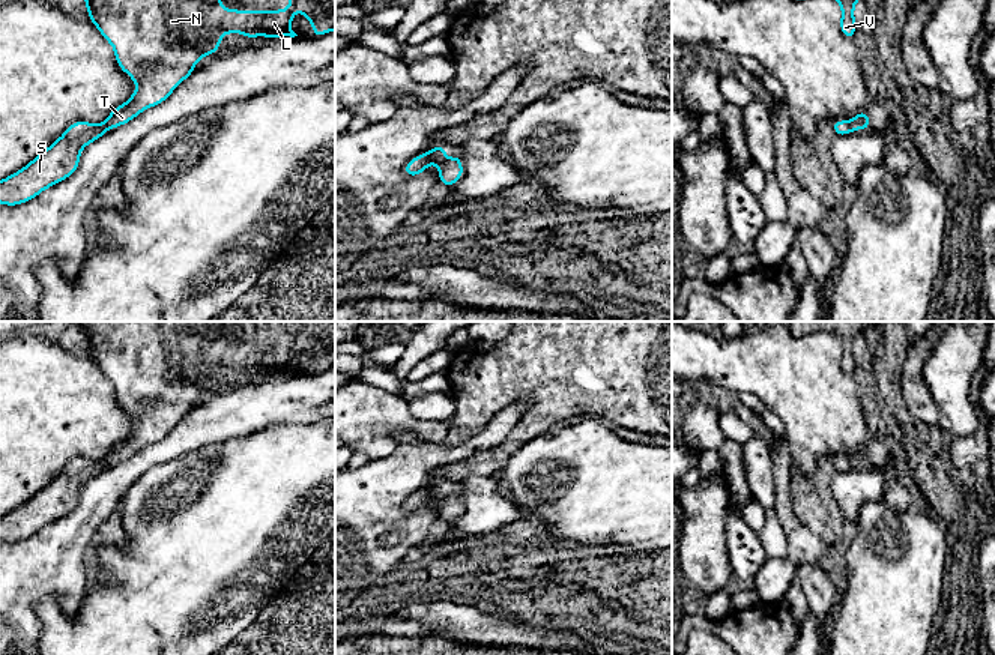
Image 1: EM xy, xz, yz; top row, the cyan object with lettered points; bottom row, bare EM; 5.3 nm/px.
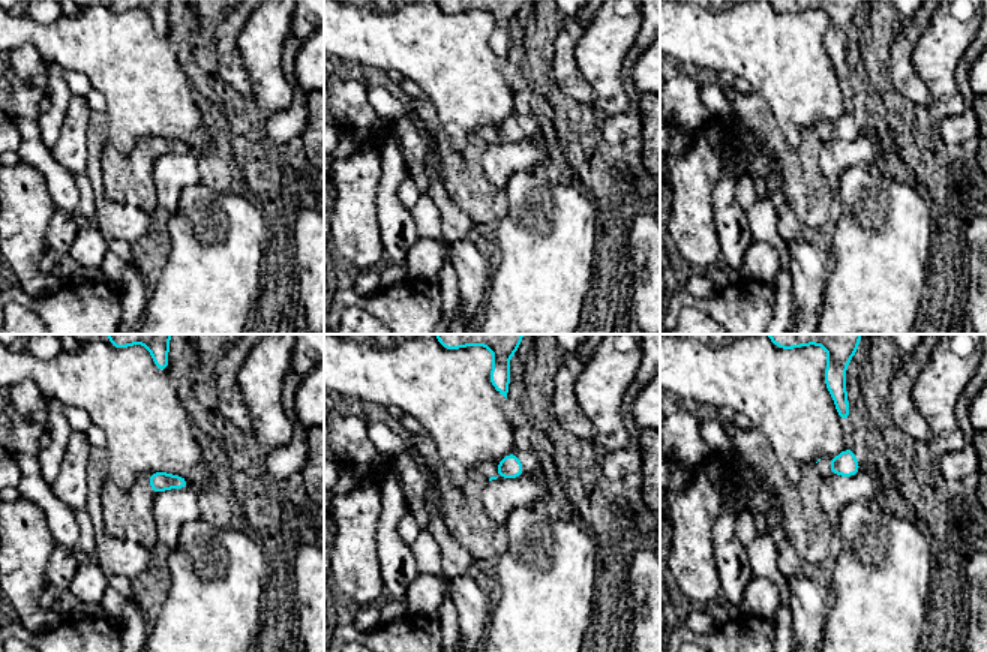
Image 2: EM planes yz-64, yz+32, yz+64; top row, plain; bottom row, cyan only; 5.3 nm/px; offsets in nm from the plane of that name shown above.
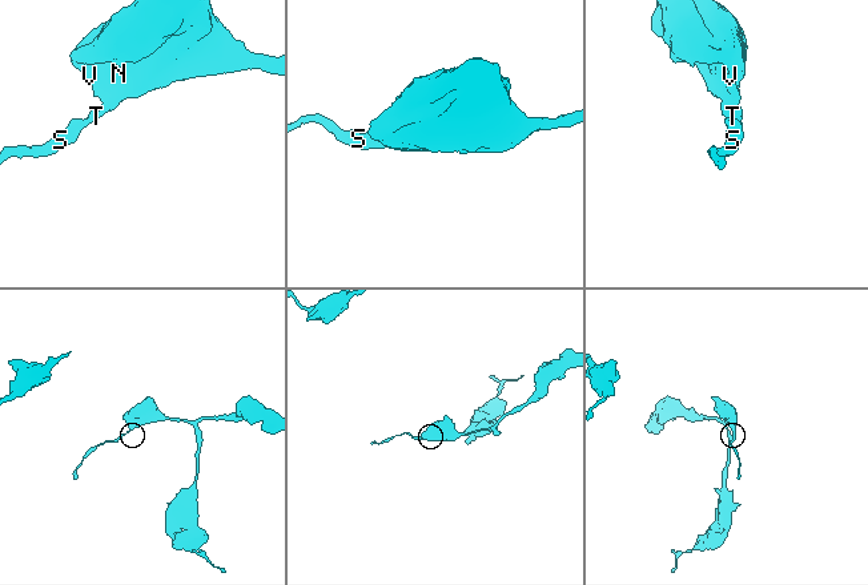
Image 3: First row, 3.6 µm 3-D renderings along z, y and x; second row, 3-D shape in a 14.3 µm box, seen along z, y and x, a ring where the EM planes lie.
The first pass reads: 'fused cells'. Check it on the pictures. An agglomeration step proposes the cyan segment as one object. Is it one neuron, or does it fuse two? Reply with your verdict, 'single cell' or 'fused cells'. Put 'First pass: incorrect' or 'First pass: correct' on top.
First pass: incorrect
single cell

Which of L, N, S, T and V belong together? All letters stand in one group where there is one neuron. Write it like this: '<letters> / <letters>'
L N S T V

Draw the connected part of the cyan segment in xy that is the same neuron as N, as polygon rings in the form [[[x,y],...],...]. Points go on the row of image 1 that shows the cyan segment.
[[[86,0],[86,11],[90,21],[98,27],[101,35],[113,45],[117,65],[137,84],[137,92],[120,107],[114,108],[104,123],[95,125],[87,122],[74,122],[65,134],[54,141],[47,150],[38,155],[24,168],[0,182],[0,203],[17,206],[35,198],[44,189],[69,177],[78,168],[80,152],[92,141],[102,137],[108,129],[132,120],[143,110],[164,102],[170,93],[194,72],[195,63],[210,53],[219,51],[221,36],[224,33],[239,32],[248,39],[262,35],[265,38],[298,36],[290,23],[296,11],[302,11],[307,21],[313,21],[313,36],[319,38],[335,30],[335,0],[290,0],[290,6],[283,11],[222,11],[221,0]]]

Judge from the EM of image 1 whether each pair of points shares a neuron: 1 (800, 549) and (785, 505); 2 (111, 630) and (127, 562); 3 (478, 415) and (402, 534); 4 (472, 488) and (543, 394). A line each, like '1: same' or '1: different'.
1: same
2: same
3: different
4: different

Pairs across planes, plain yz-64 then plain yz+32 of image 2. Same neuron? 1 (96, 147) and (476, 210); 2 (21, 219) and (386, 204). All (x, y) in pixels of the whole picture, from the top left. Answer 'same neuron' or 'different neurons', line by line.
1: different neurons
2: different neurons

